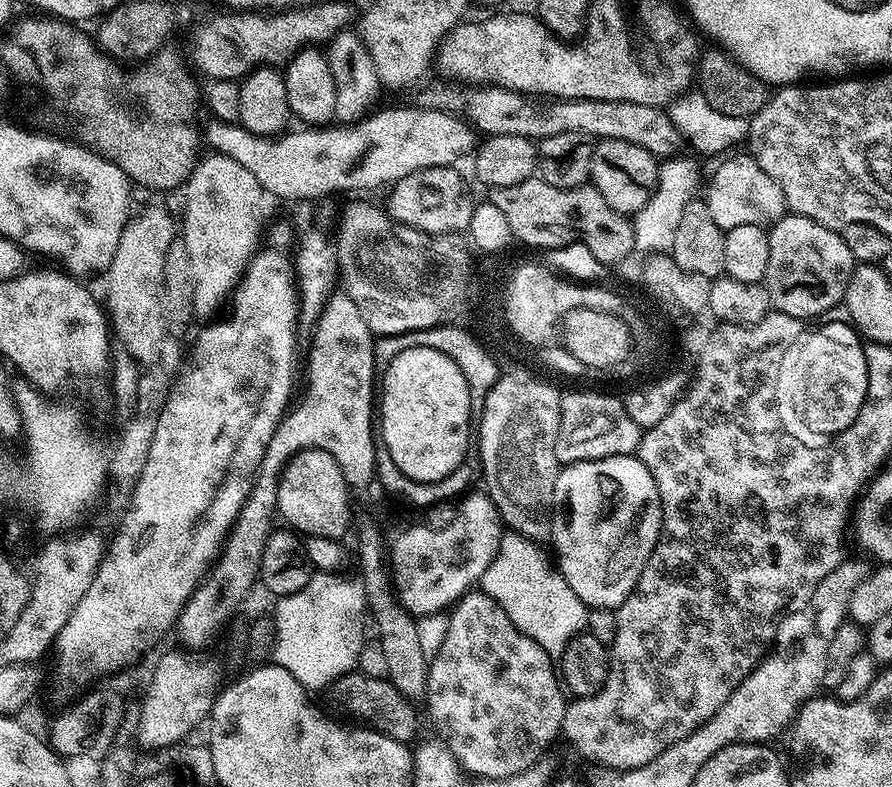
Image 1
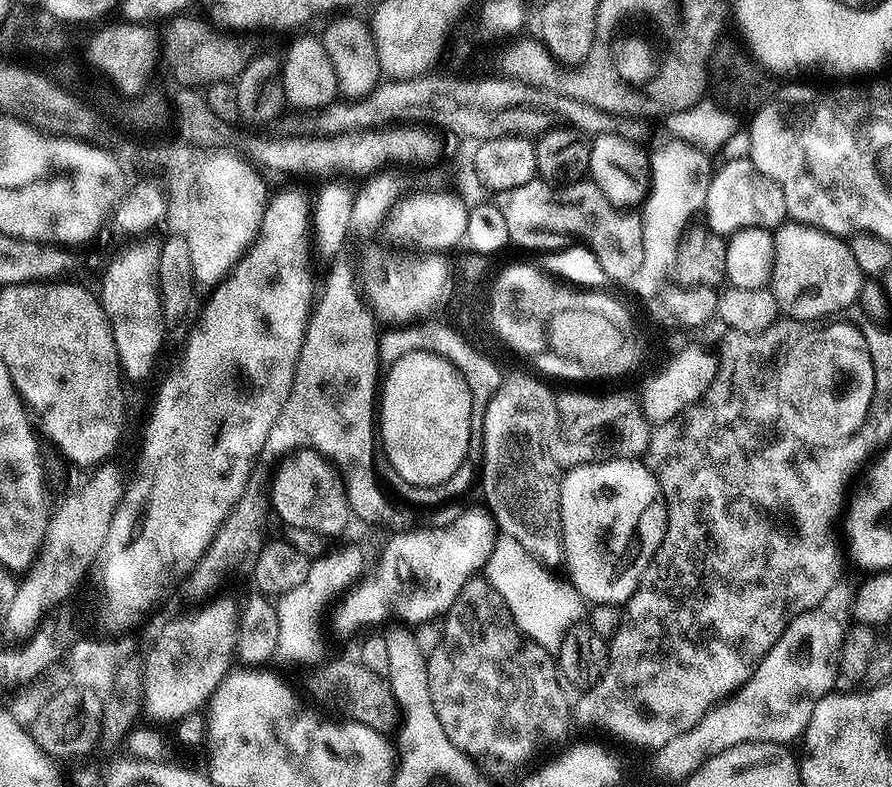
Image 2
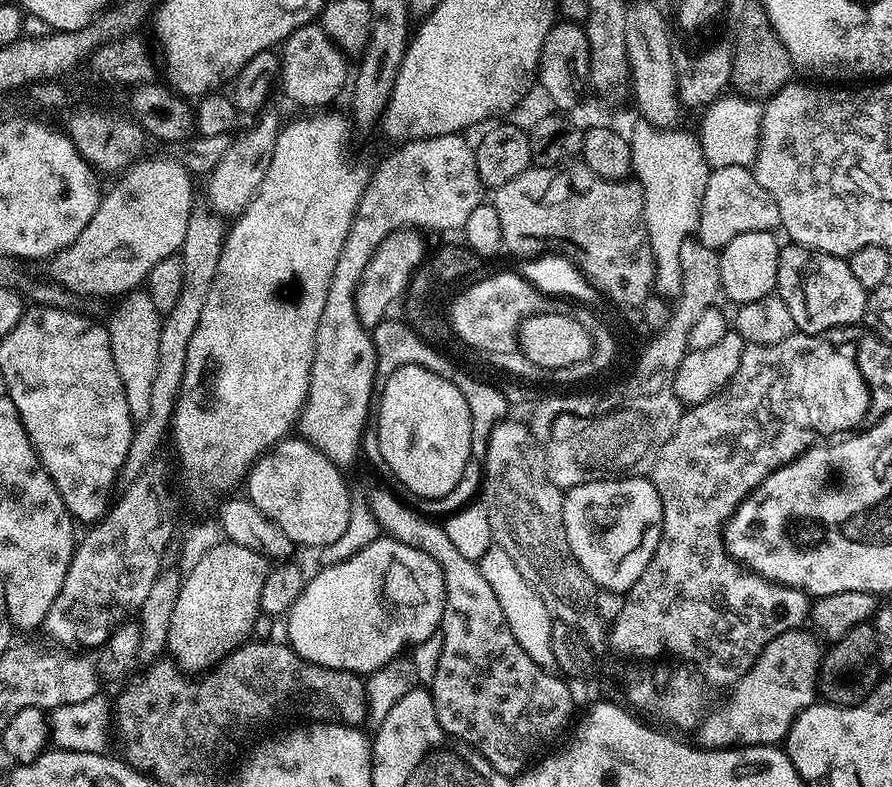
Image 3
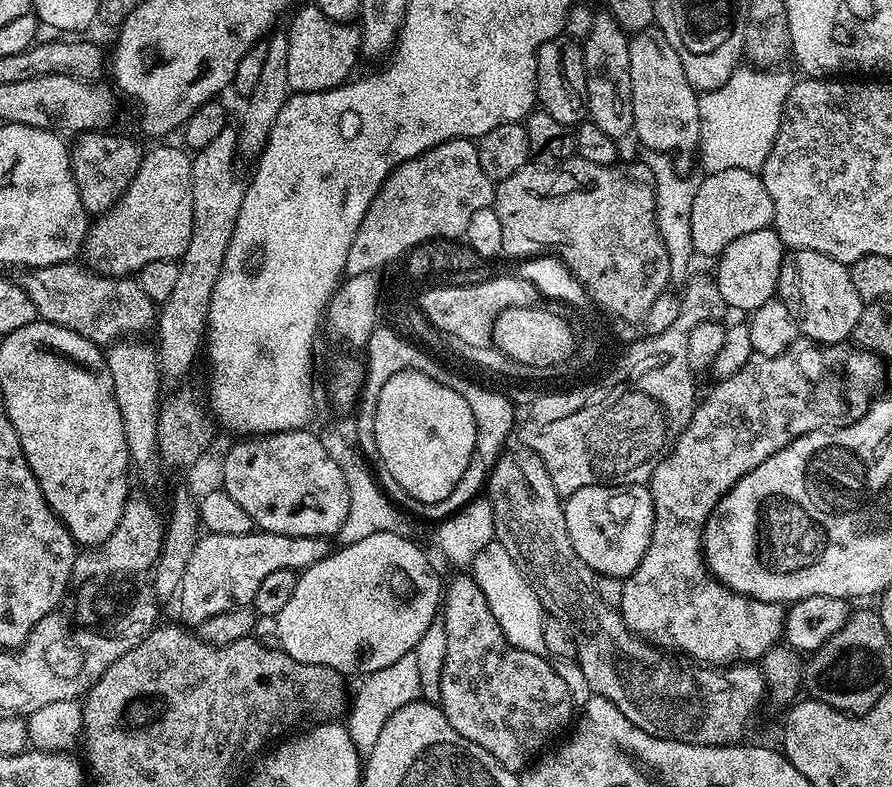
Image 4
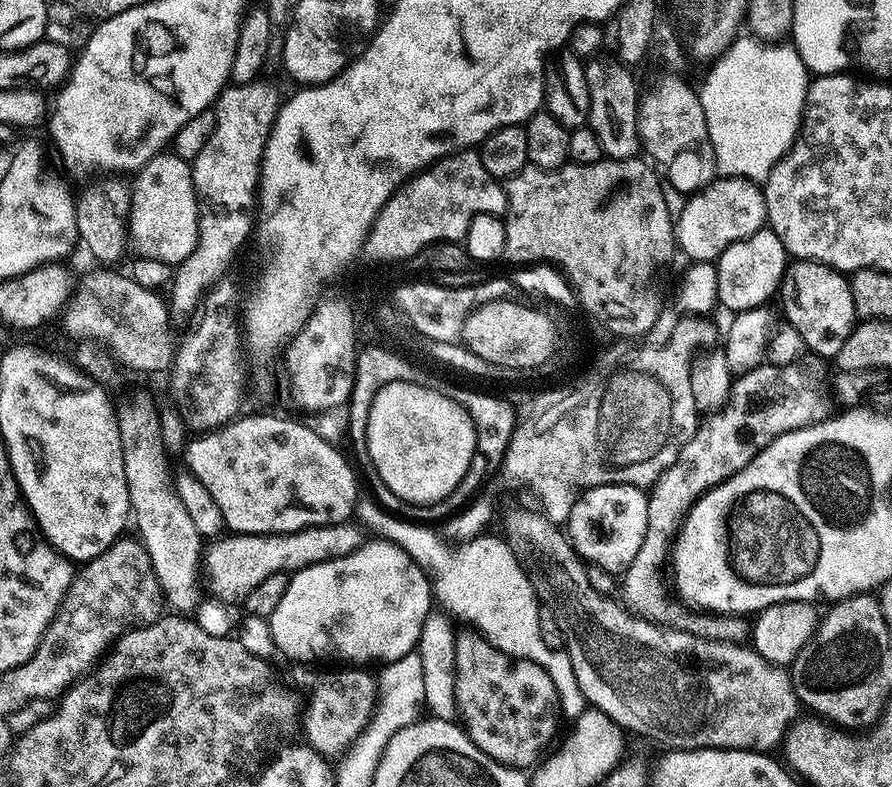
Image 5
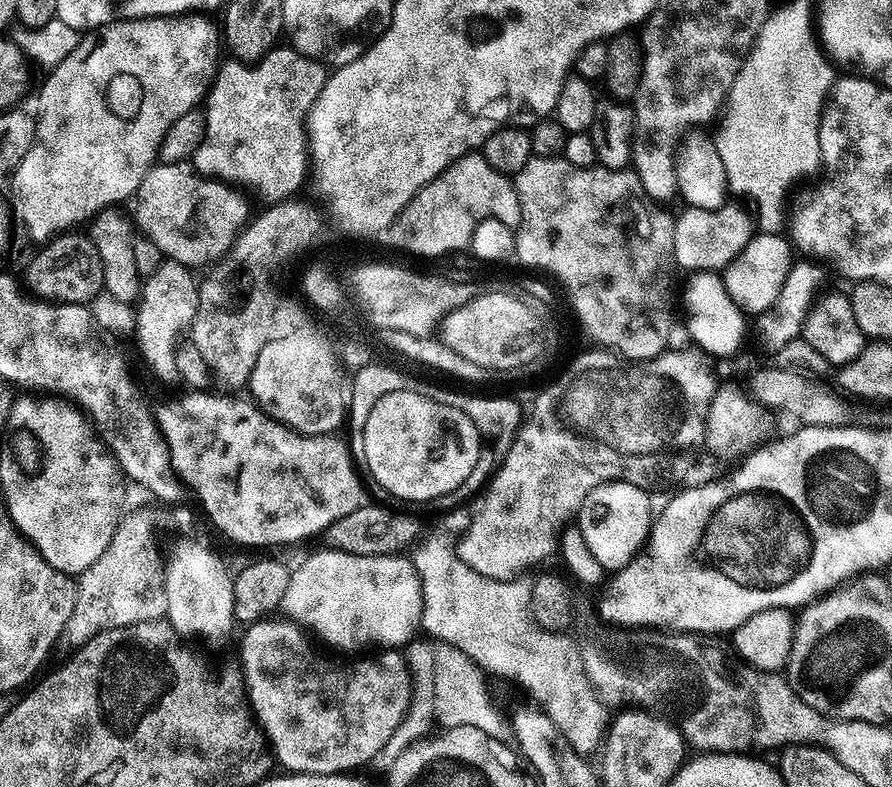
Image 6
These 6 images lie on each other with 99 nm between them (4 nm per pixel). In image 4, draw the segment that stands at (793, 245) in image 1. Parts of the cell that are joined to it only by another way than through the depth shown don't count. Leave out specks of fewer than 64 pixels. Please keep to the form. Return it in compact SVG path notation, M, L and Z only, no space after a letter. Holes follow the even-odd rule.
M797 248L789 251L782 262L776 291L778 298L794 314L797 333L817 340L820 346L843 345L856 328L858 318L866 311L866 301L850 282L849 265L826 254Z

